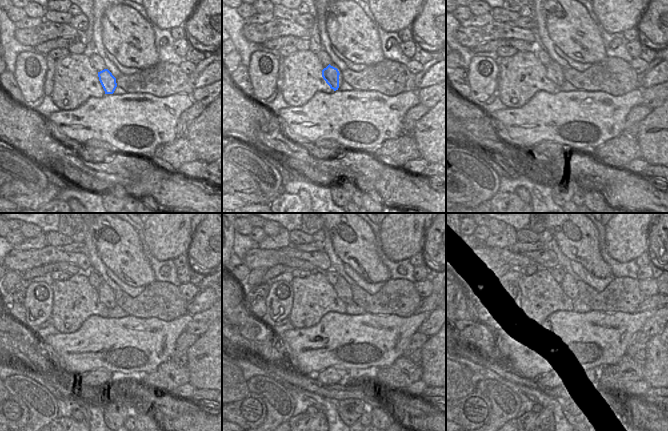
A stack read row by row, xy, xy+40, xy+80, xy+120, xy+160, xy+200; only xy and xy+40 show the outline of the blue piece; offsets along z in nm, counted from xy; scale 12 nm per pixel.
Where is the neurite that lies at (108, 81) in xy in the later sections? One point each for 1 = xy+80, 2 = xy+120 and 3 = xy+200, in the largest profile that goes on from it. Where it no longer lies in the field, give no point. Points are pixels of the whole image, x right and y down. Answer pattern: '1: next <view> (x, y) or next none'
1: next xy+80 (554, 72)
2: next xy+120 (106, 295)
3: next xy+200 (567, 287)

